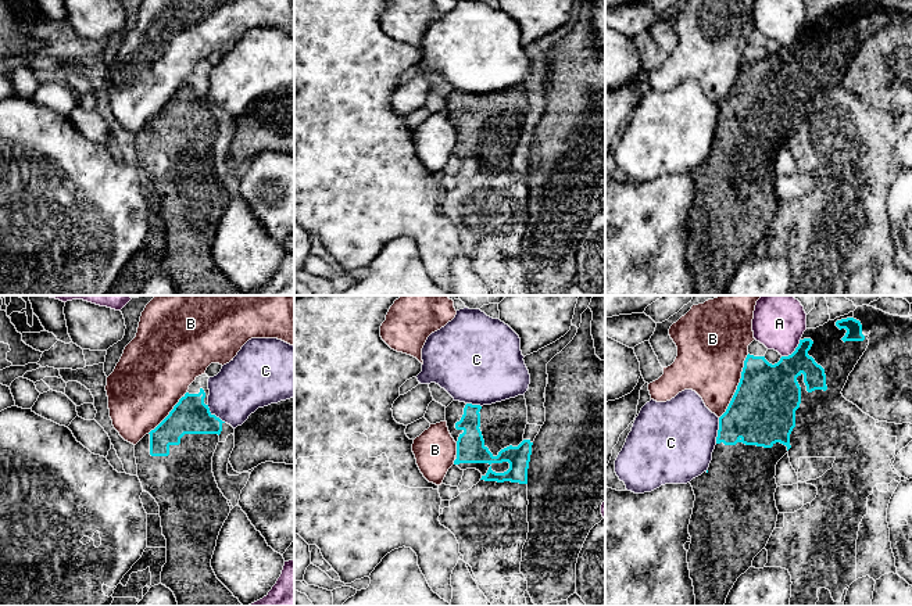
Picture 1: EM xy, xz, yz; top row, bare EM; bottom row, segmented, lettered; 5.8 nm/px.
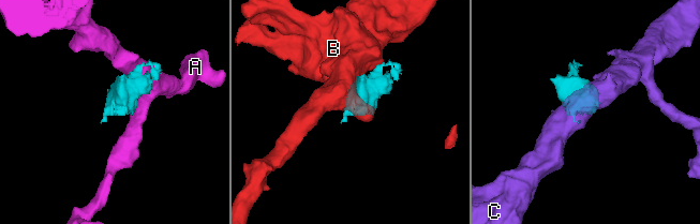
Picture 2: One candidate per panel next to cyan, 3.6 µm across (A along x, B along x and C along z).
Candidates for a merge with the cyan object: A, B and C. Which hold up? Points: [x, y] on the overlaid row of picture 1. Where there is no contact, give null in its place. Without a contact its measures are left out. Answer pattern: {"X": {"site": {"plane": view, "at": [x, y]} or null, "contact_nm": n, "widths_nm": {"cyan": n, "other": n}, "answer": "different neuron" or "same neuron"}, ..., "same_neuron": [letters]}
{"A": {"site": {"plane": "yz", "at": [794, 351]}, "contact_nm": 160, "widths_nm": {"cyan": 280, "other": 300}, "answer": "different neuron"}, "B": {"site": {"plane": "yz", "at": [737, 386]}, "contact_nm": 420, "widths_nm": {"cyan": 380, "other": 400}, "answer": "different neuron"}, "C": {"site": {"plane": "yz", "at": [718, 430]}, "contact_nm": 150, "widths_nm": {"cyan": 340, "other": 440}, "answer": "different neuron"}, "same_neuron": []}

